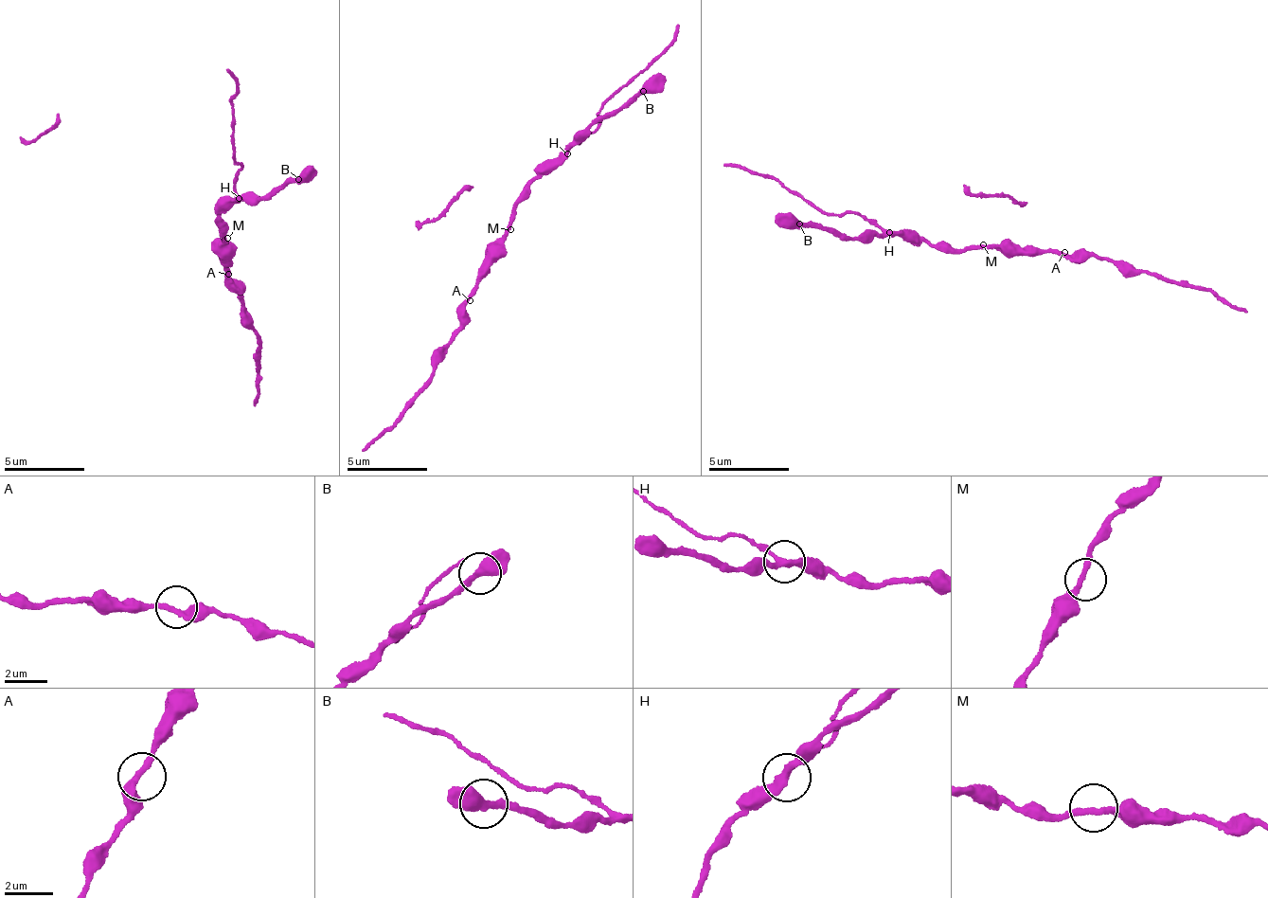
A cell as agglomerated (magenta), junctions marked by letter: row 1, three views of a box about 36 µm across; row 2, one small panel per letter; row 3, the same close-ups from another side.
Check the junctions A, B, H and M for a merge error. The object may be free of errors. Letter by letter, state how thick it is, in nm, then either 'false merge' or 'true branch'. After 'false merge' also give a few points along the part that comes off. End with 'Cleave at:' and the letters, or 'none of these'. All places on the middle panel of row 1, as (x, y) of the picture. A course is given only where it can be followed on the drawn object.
A: 340 nm | true branch
B: 400 nm | true branch
H: 260 nm | false merge | (565, 152), (594, 131), (600, 103), (650, 66), (673, 44), (679, 25)
M: 240 nm | true branch
Cleave at: H

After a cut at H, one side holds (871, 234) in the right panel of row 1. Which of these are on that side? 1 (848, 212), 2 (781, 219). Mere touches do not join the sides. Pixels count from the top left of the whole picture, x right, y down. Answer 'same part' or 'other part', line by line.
1: other part
2: same part

